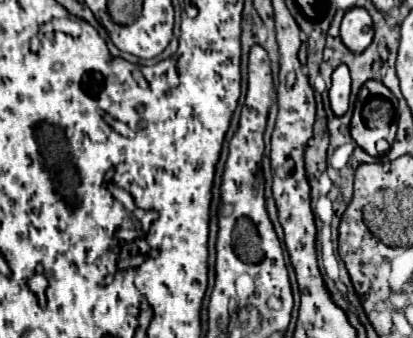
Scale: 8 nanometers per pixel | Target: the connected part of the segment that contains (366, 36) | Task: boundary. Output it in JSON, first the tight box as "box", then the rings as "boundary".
{"box":[340,8,374,52],"boundary":[[[350,8],[340,26],[340,38],[352,52],[364,52],[372,42],[374,30],[372,30],[372,18],[366,12],[366,8]]]}

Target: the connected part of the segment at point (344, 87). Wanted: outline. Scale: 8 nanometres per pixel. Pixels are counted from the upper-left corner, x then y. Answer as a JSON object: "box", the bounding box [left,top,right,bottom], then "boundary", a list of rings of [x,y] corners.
{"box":[330,64,350,116],"boundary":[[[340,64],[332,74],[332,88],[330,88],[330,104],[336,116],[346,114],[350,98],[350,72],[344,64]]]}

